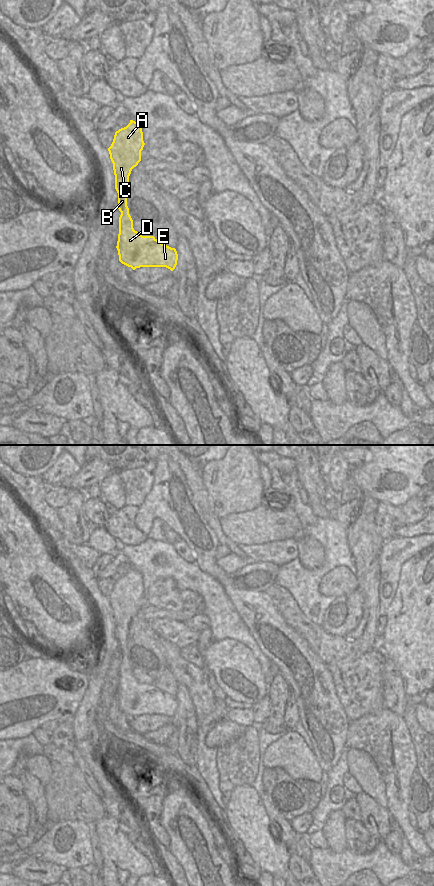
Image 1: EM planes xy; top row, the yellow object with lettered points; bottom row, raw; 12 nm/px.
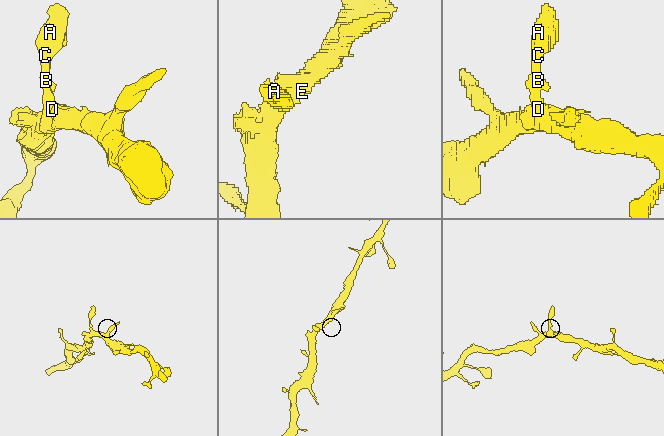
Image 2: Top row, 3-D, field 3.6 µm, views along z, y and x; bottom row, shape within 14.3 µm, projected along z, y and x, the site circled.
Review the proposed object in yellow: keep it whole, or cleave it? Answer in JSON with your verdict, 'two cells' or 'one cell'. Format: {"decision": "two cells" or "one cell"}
{"decision": "one cell"}

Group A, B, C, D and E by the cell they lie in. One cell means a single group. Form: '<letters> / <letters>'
A B C D E

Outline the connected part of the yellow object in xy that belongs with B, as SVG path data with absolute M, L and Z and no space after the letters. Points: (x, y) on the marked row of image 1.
M130 120L126 127L115 132L108 148L118 193L118 209L121 212L116 248L119 261L133 270L140 267L166 267L173 271L178 260L176 249L162 244L154 236L142 236L135 231L127 206L129 176L141 161L144 145L142 126Z

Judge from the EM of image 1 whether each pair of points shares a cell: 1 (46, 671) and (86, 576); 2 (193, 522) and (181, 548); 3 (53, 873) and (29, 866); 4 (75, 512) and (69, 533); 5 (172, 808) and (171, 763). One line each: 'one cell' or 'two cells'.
1: two cells
2: two cells
3: one cell
4: one cell
5: two cells

